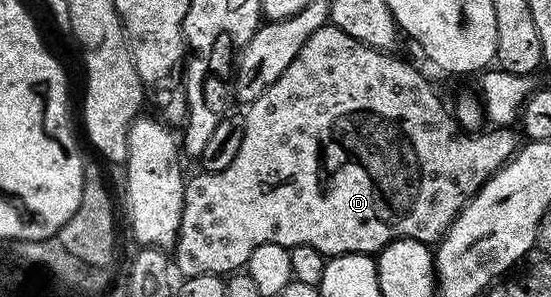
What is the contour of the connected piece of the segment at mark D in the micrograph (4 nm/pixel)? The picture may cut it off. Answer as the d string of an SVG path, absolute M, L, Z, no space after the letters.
M331 24L318 28L294 60L290 60L290 68L262 92L254 101L247 103L243 111L244 127L246 133L242 135L242 145L238 156L230 168L226 168L217 174L206 174L196 172L196 175L187 179L184 187L184 203L182 204L182 220L180 231L176 237L174 247L174 266L181 279L202 276L203 274L218 274L221 276L231 275L241 268L247 267L250 260L250 252L258 248L258 244L282 244L286 247L309 246L318 248L326 256L338 254L370 254L377 255L385 250L394 240L403 238L416 238L419 242L429 244L439 243L453 220L460 215L460 210L467 204L469 198L473 198L482 187L489 176L495 174L512 159L518 149L516 142L517 131L512 128L488 128L483 132L469 132L463 130L456 123L453 111L444 107L442 99L436 95L436 90L411 66L403 62L392 52L375 50L373 46L362 44L354 40L354 36L346 36L344 30Z

